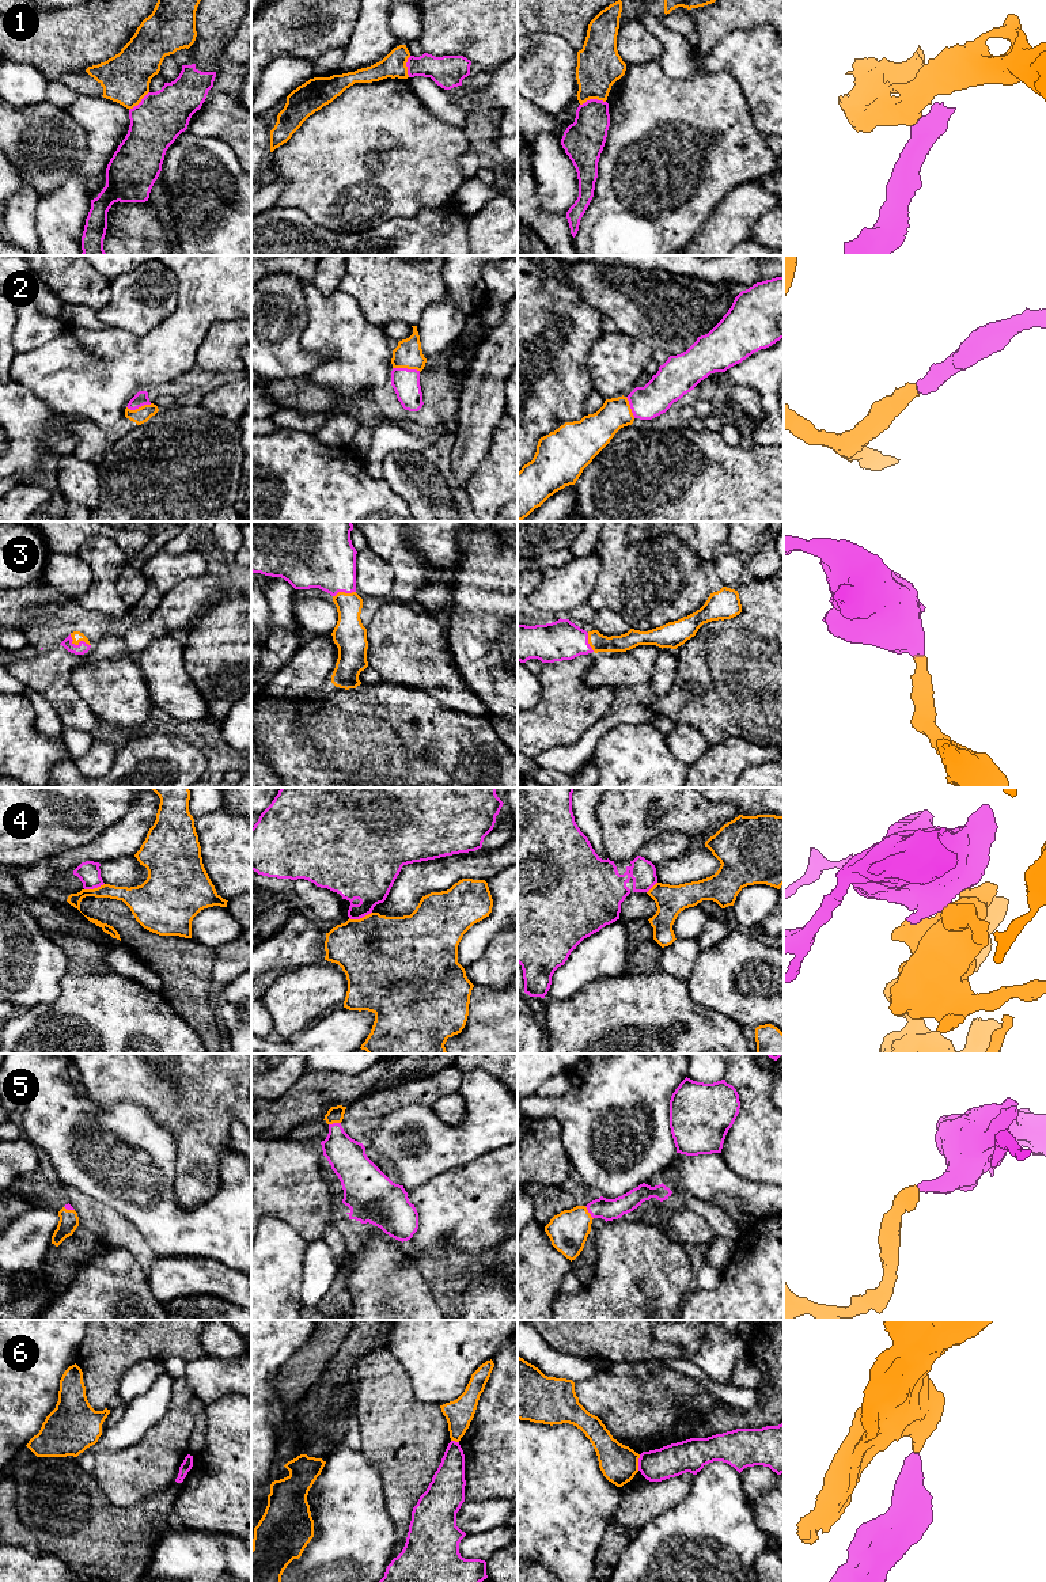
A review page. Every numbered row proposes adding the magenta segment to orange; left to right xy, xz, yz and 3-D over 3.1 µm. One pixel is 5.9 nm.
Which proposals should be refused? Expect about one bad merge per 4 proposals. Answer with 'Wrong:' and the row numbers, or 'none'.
Wrong: 1, 6

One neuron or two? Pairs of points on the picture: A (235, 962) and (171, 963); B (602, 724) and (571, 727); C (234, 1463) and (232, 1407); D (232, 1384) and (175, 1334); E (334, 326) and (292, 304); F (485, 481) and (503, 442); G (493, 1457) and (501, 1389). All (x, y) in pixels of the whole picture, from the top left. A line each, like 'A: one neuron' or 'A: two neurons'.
A: two neurons
B: two neurons
C: one neuron
D: two neurons
E: two neurons
F: one neuron
G: one neuron

